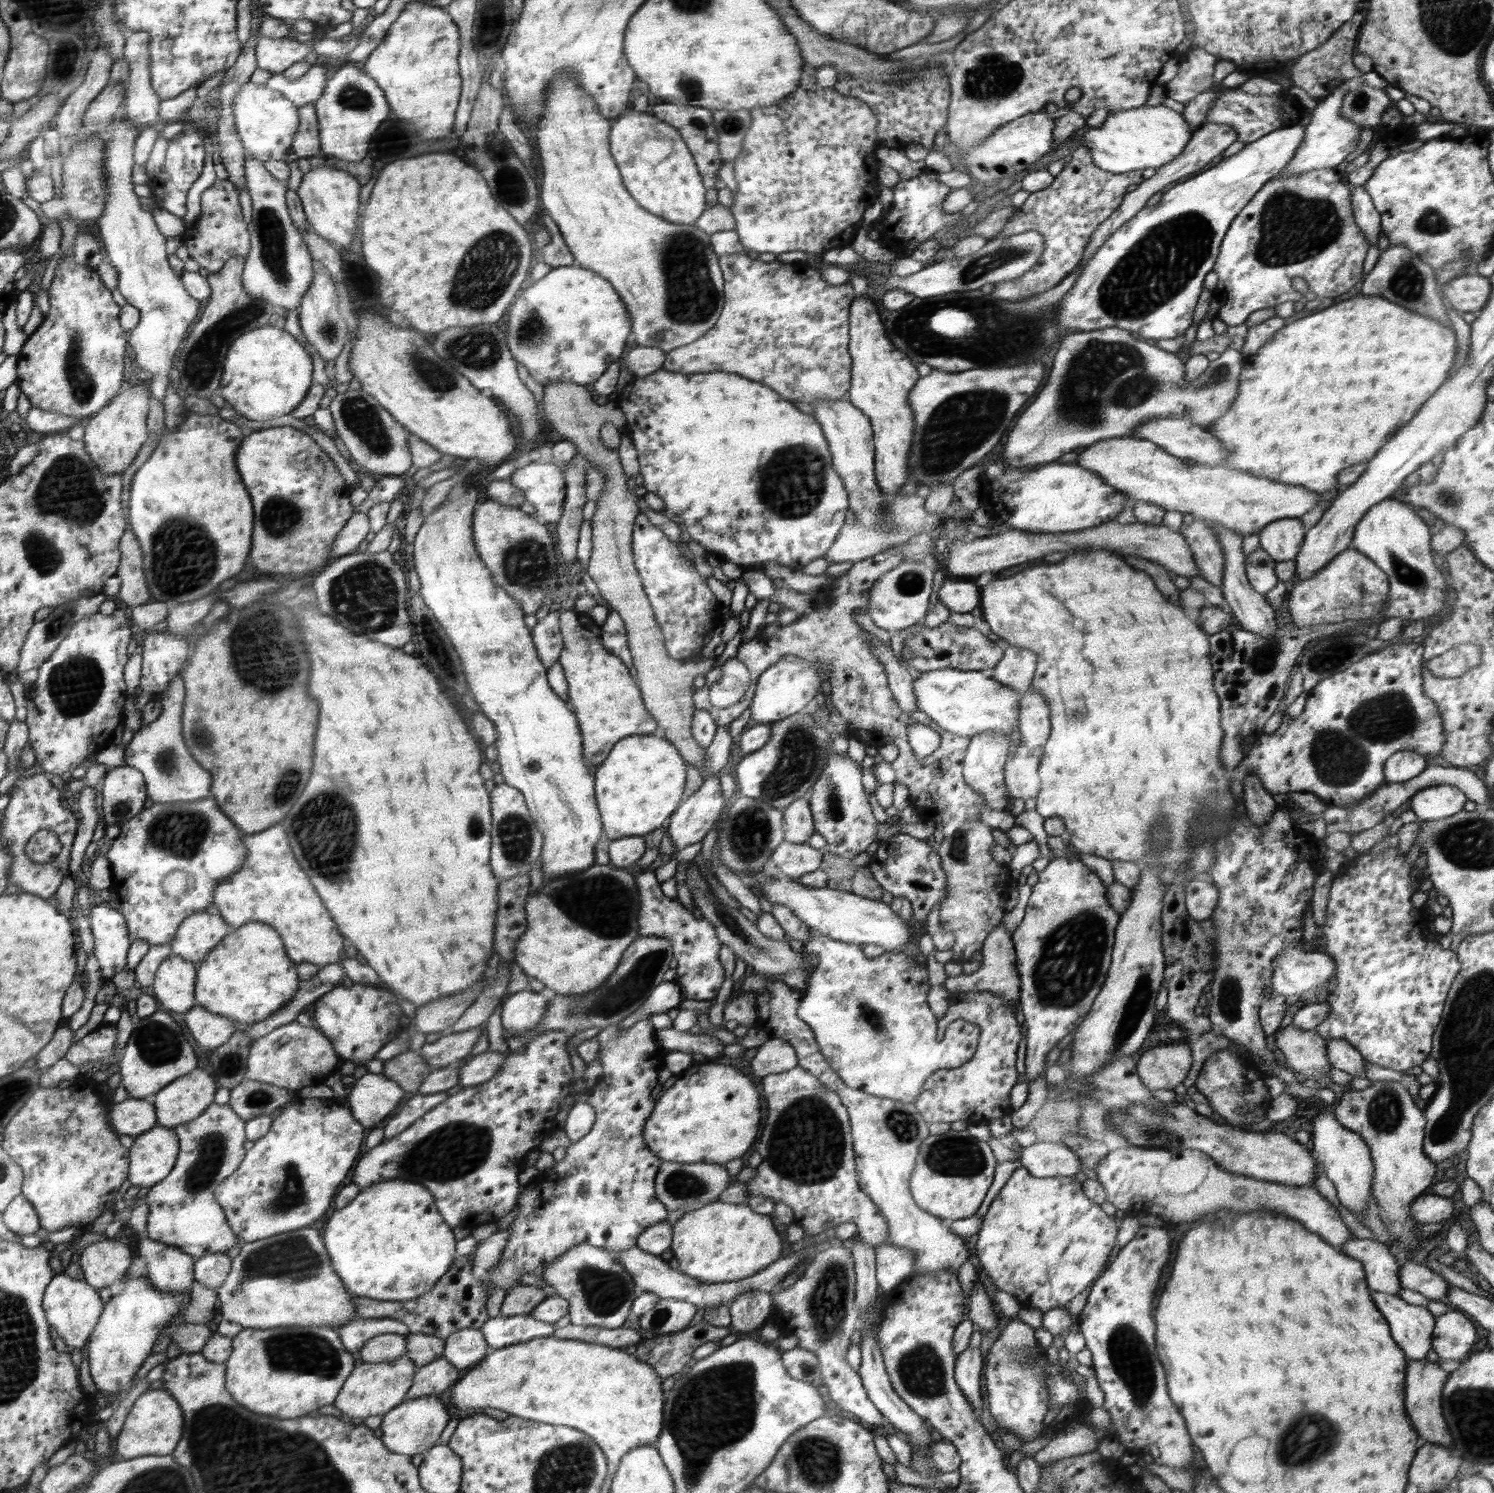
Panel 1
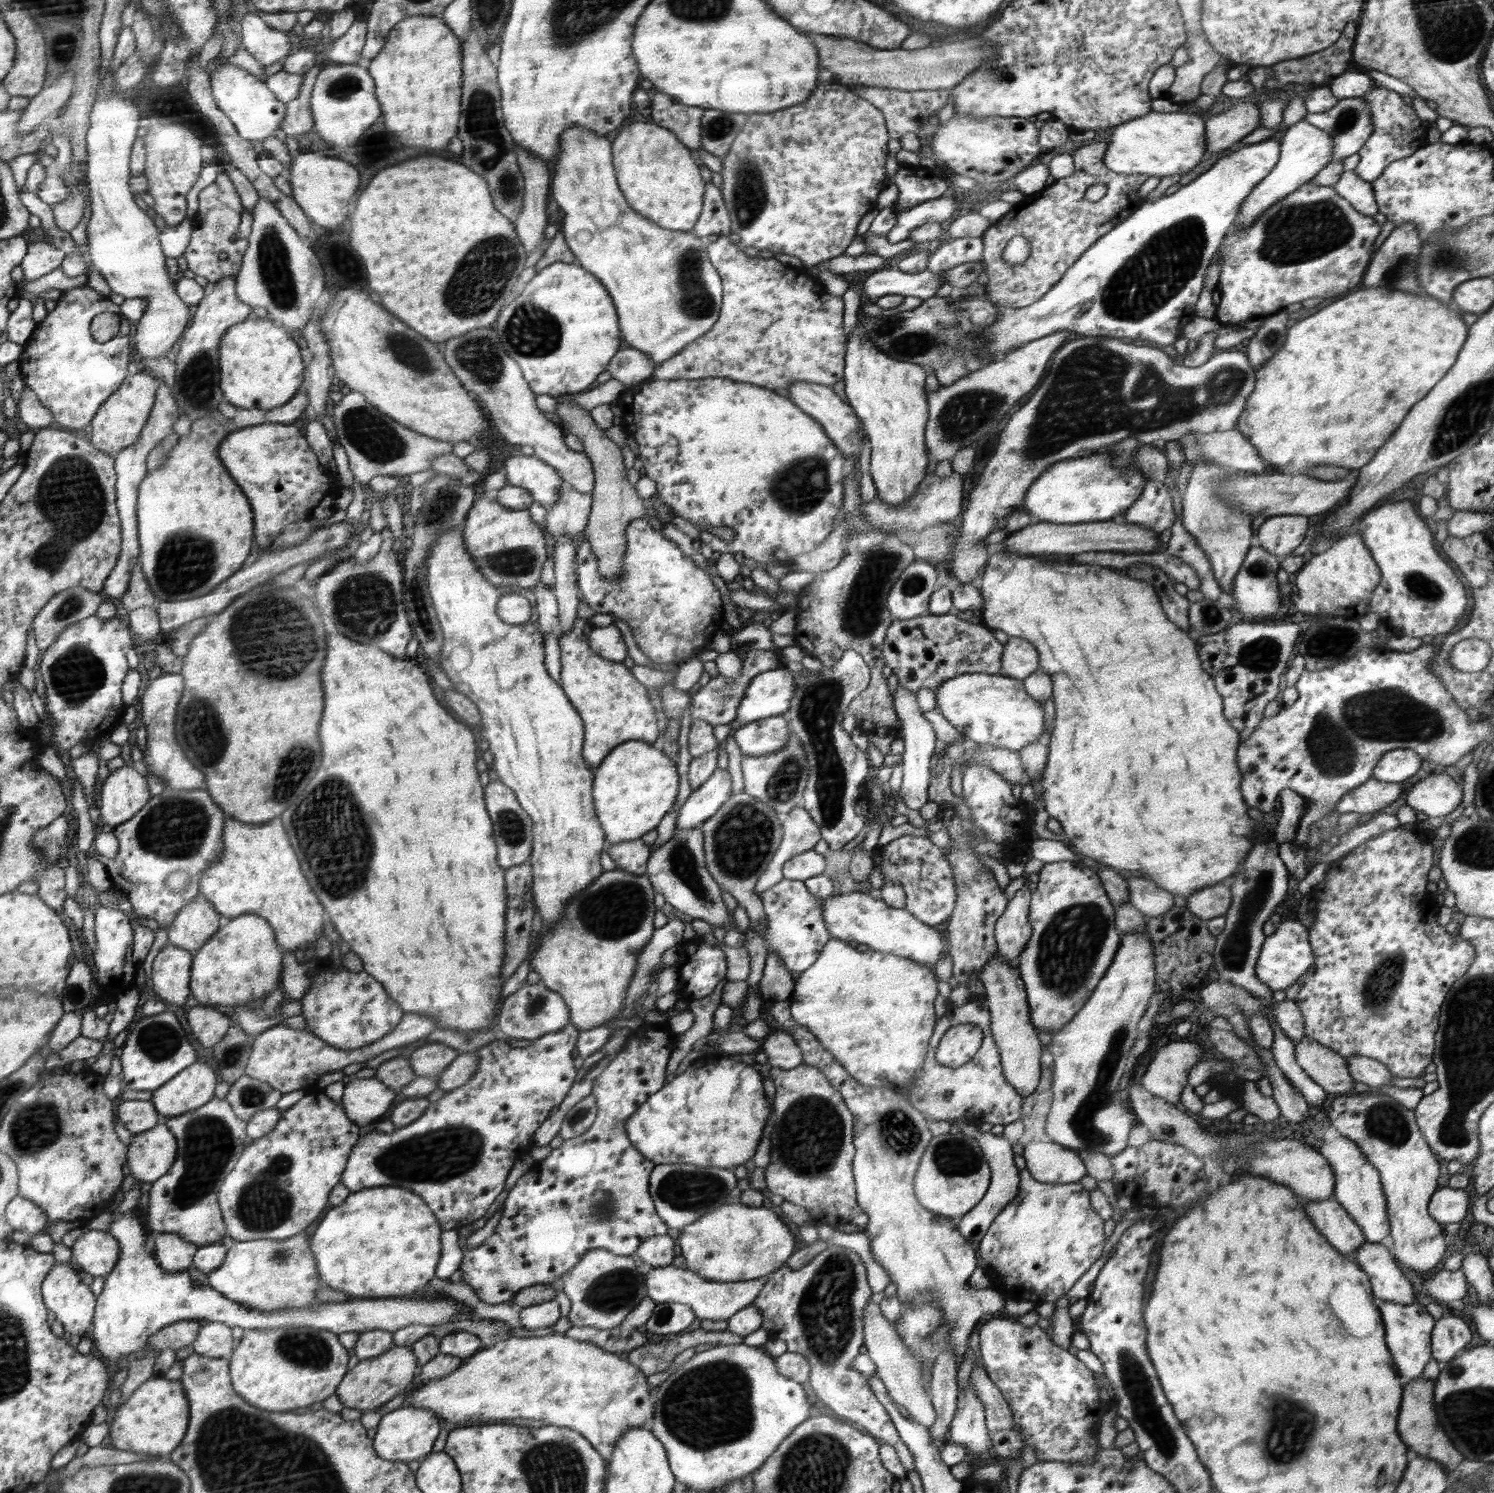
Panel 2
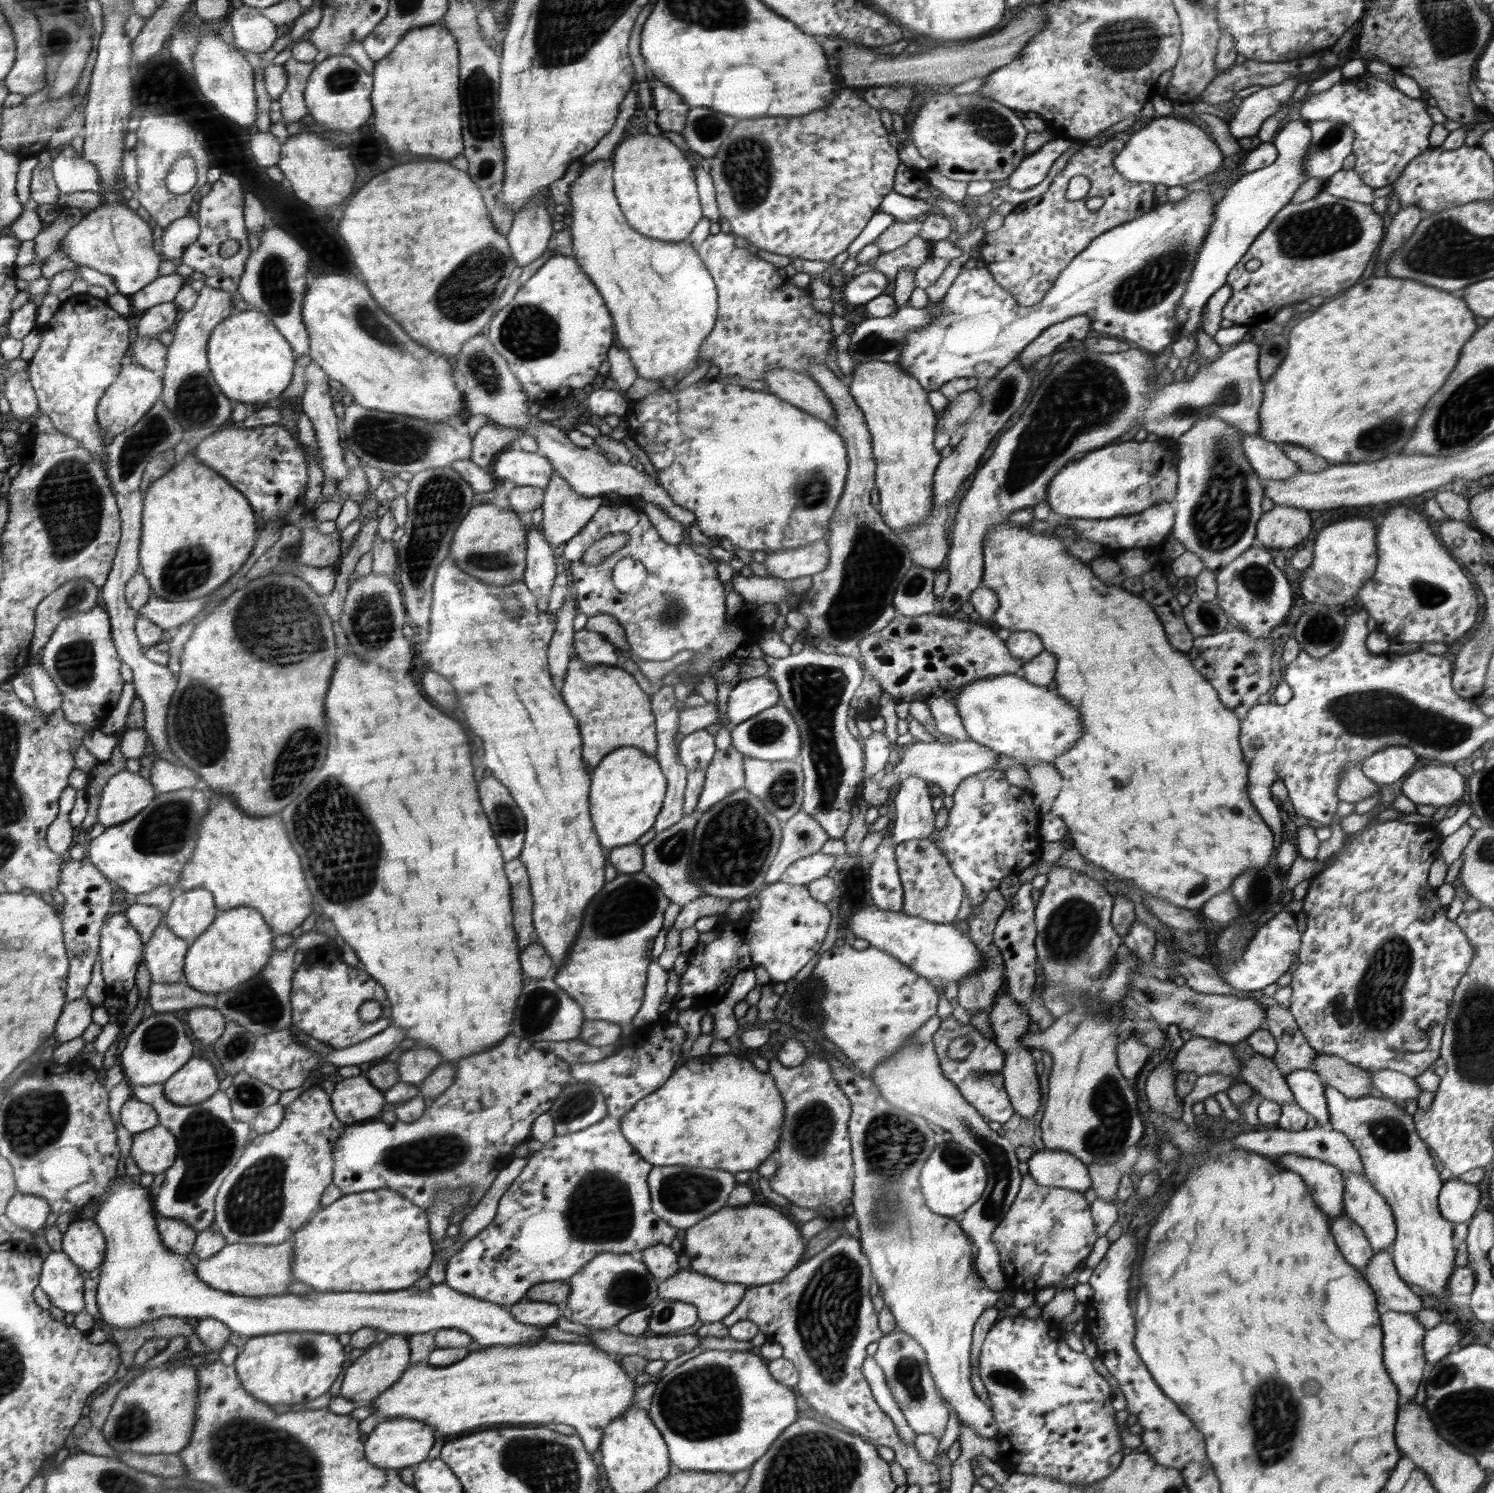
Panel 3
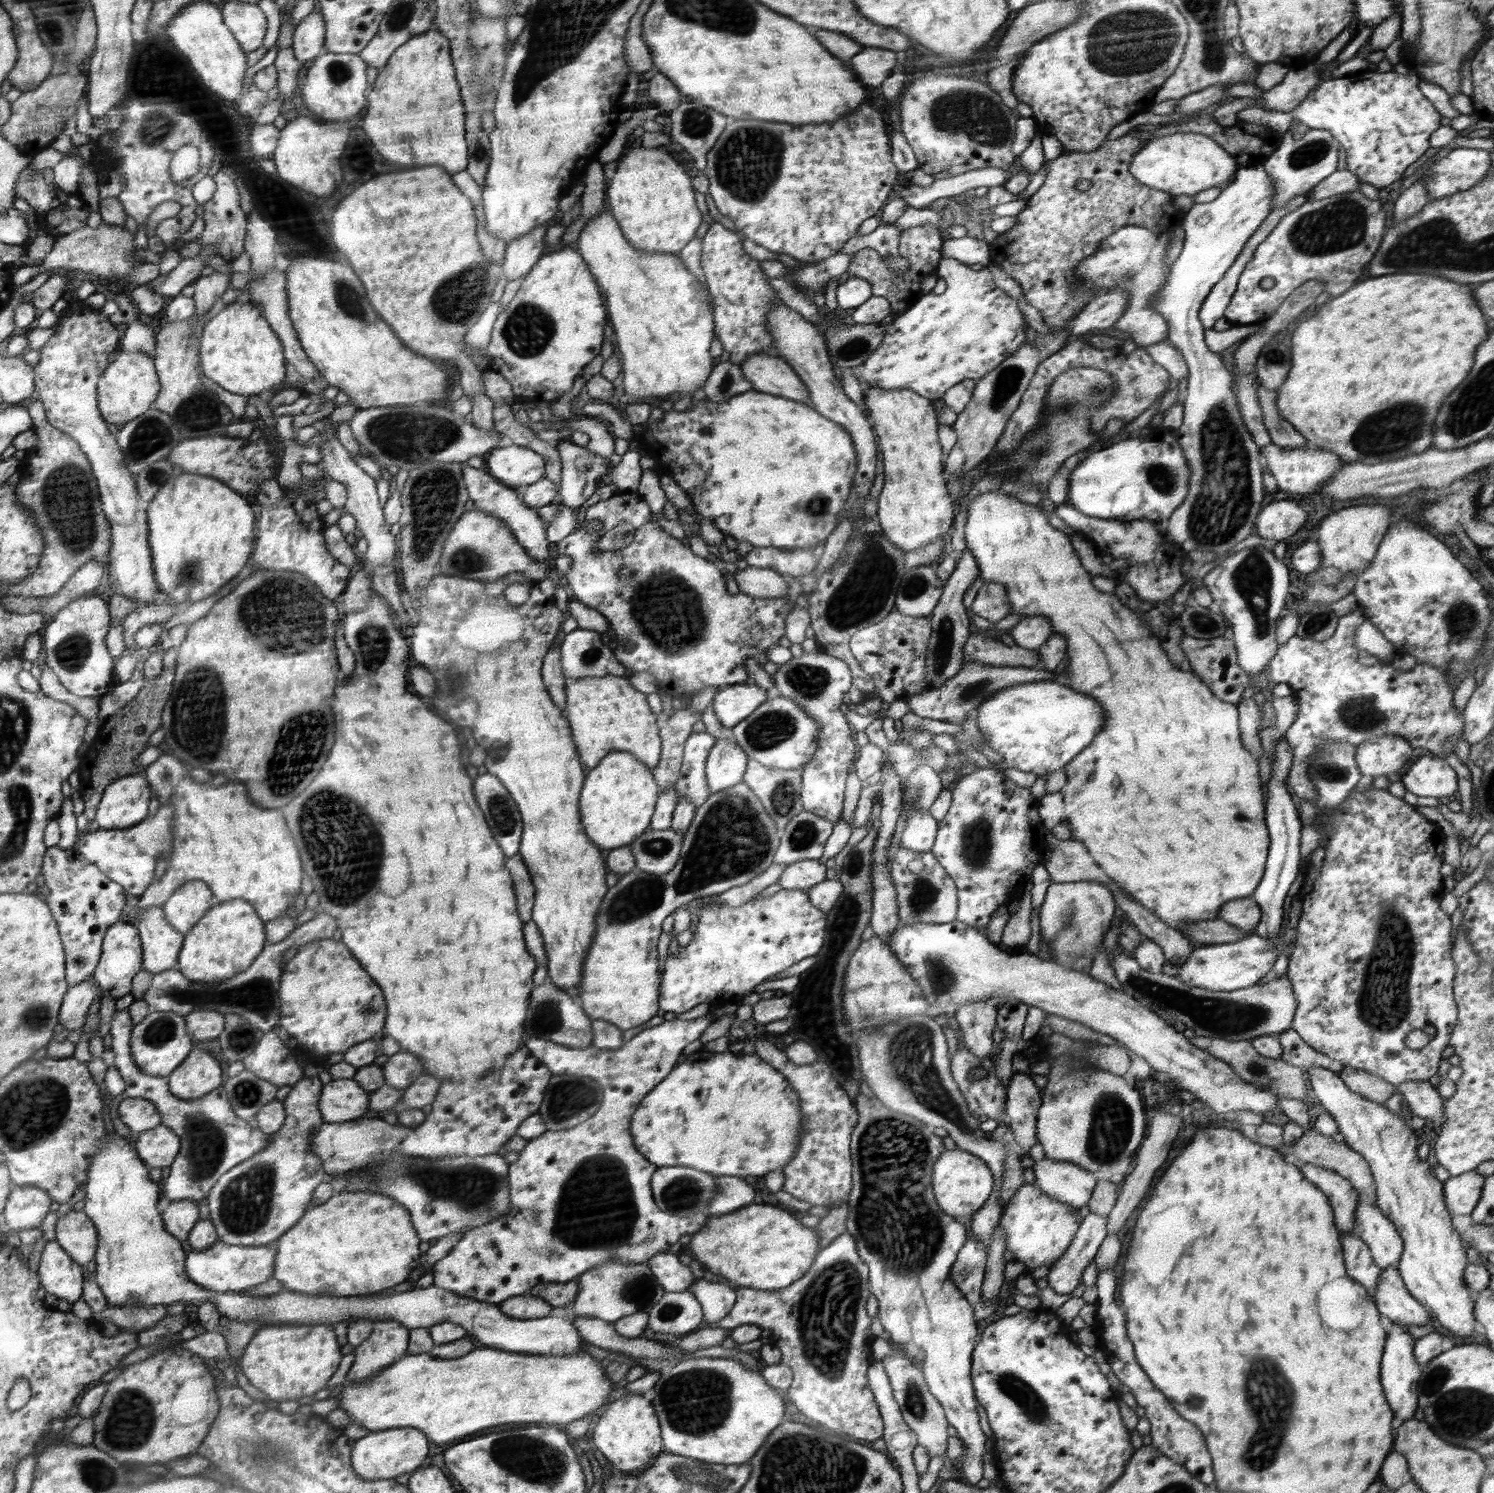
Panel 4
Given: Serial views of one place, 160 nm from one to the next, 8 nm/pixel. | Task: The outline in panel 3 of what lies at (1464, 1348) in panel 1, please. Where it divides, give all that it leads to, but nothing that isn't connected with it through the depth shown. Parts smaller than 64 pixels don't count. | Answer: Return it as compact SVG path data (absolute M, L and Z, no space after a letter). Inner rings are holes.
M1440 1322L1434 1328L1426 1331L1423 1349L1428 1366L1434 1365L1445 1356L1448 1356L1452 1346L1460 1342L1460 1328L1452 1323Z

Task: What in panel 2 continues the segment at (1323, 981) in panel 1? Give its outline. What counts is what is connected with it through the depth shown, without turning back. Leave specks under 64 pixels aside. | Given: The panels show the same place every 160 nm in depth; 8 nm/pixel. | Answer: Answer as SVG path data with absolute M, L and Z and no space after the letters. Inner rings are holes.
M1299 919L1286 920L1280 923L1280 926L1272 935L1267 936L1260 949L1254 974L1260 982L1264 982L1268 988L1273 991L1286 990L1289 986L1301 981L1301 979L1313 969L1314 956L1310 948L1309 932L1307 928L1300 923Z

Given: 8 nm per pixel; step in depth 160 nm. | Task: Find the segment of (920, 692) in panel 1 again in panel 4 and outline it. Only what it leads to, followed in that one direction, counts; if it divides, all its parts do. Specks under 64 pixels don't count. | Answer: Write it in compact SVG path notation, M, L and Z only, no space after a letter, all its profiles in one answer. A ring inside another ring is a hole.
M1032 681L995 692L972 711L983 740L1003 756L1008 767L1048 775L1067 766L1091 746L1102 728L1102 706L1090 696L1055 681Z

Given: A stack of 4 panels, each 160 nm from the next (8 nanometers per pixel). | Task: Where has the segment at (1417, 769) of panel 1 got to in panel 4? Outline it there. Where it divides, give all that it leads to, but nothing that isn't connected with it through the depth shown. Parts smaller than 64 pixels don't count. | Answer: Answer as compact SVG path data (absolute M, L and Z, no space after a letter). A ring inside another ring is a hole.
M1383 734L1356 747L1355 761L1362 775L1388 776L1408 762L1412 750L1404 737Z

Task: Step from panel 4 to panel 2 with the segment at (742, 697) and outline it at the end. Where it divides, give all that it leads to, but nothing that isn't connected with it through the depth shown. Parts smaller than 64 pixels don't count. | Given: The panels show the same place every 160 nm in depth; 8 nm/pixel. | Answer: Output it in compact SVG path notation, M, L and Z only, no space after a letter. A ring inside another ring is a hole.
M783 665L756 676L740 701L736 725L754 723L769 716L784 714L795 694L795 674Z

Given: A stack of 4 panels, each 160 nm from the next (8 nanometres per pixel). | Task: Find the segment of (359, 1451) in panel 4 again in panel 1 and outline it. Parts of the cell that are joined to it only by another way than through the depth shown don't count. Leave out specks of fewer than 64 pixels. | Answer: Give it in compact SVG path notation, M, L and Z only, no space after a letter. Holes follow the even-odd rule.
M435 1395L409 1401L404 1400L398 1407L394 1407L386 1415L382 1415L382 1418L383 1436L381 1440L384 1440L384 1445L395 1454L404 1454L412 1457L418 1452L424 1454L436 1446L442 1430L446 1428L448 1420L450 1420L450 1416L446 1412L446 1406Z

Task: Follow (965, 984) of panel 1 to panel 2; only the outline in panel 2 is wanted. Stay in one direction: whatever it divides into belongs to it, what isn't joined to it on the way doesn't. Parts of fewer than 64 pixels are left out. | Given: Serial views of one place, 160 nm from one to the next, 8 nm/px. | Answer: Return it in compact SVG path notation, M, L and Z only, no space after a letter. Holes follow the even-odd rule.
M998 955L992 958L988 966L984 966L979 976L985 990L985 1004L991 1013L991 1031L995 1043L1002 1054L1003 1071L1008 1084L1023 1097L1034 1092L1040 1080L1040 1052L1042 1044L1036 1036L1036 1028L1030 1018L1030 1010L1026 1004L1026 982L1011 964Z

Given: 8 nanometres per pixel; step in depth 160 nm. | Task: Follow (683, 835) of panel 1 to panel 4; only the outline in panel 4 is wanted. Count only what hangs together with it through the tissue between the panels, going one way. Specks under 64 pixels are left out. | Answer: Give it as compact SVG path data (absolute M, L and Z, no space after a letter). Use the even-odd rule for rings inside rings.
M732 736L722 738L708 752L704 767L710 796L742 783L748 760L747 754L736 745Z

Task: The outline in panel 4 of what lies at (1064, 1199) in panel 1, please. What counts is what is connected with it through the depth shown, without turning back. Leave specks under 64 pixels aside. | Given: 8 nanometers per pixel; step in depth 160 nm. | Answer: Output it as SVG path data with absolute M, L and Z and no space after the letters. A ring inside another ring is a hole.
M1024 1183L1012 1196L1001 1216L1006 1248L1014 1254L1012 1261L1024 1262L1023 1273L1030 1274L1043 1264L1050 1267L1062 1258L1080 1227L1079 1210L1043 1193L1035 1183Z

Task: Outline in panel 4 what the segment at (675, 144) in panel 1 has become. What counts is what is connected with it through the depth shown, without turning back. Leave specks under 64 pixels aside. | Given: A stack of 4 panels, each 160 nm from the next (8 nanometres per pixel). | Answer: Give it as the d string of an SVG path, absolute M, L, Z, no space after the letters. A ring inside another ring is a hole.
M640 147L622 154L614 180L605 189L609 208L615 216L624 238L641 251L678 254L702 224L702 214L696 208L694 185L678 162L661 147Z

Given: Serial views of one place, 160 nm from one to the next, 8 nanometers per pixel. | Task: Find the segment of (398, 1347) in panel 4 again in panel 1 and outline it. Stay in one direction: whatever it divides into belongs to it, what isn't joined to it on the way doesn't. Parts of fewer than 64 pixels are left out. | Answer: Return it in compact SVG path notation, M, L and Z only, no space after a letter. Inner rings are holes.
M403 1355L399 1359L382 1363L362 1363L356 1366L352 1380L343 1384L338 1398L333 1405L341 1410L343 1417L368 1418L376 1415L386 1415L392 1408L398 1407L406 1400L407 1392L415 1380L418 1366L410 1357Z

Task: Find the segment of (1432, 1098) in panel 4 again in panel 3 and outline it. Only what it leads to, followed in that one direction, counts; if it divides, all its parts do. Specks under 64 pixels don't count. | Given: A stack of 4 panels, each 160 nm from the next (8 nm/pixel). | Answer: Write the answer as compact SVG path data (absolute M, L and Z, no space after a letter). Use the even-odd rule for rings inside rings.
M1372 1071L1372 1085L1386 1098L1418 1099L1422 1089L1414 1079L1398 1071Z

